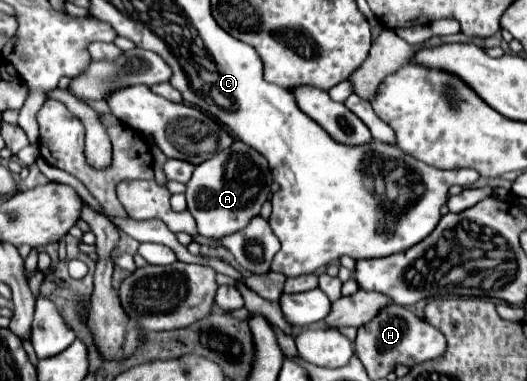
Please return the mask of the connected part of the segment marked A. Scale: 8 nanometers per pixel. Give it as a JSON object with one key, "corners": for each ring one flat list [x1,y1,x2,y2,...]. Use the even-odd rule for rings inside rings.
{"corners":[[234,141,228,151,218,151,208,161,194,169,194,175,186,189,188,211,192,213,198,233,208,239,222,239,244,229,262,209,268,199,272,175,268,161,242,141]]}

